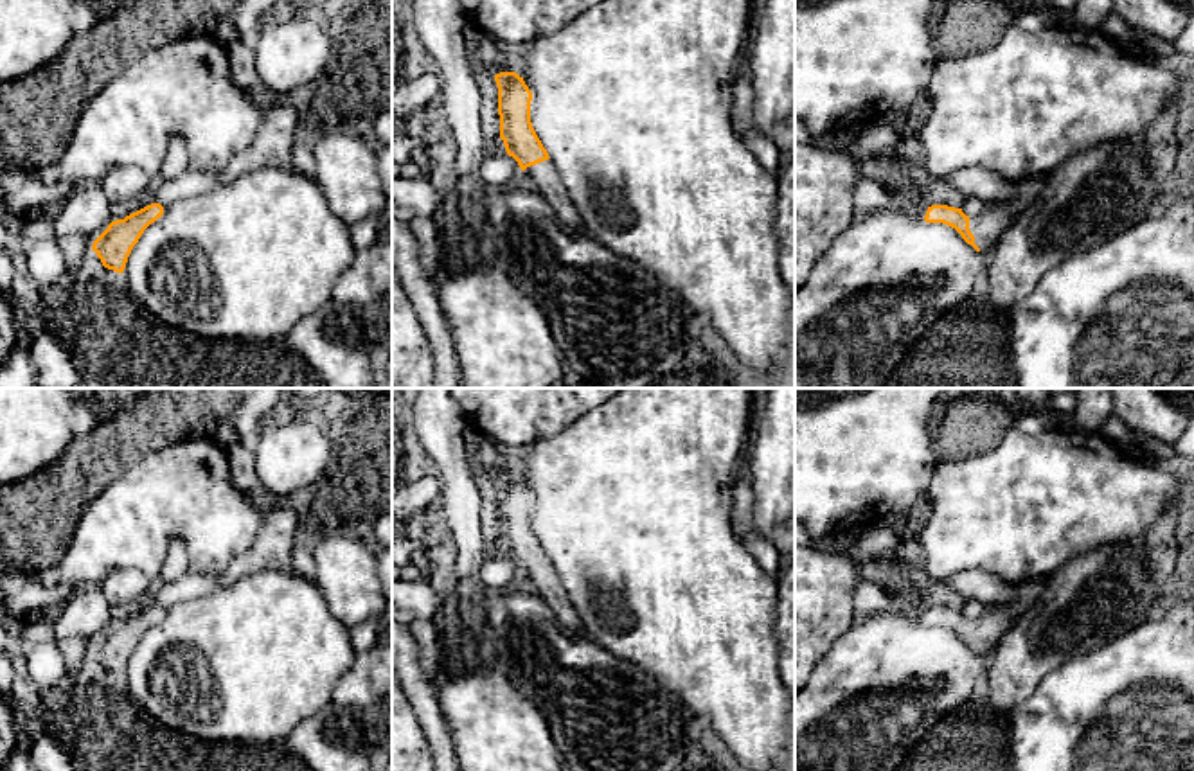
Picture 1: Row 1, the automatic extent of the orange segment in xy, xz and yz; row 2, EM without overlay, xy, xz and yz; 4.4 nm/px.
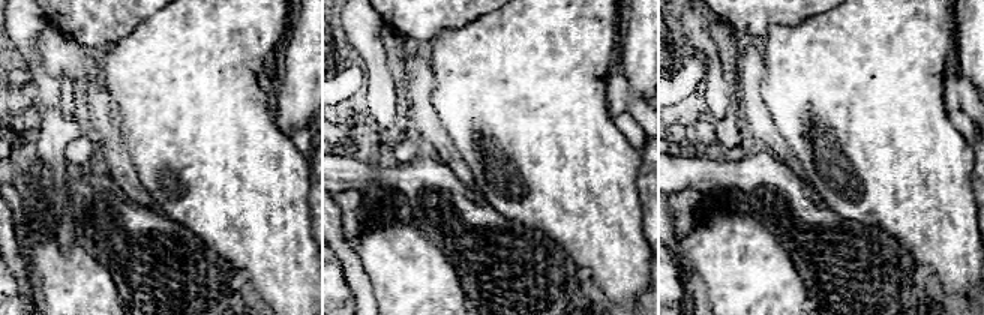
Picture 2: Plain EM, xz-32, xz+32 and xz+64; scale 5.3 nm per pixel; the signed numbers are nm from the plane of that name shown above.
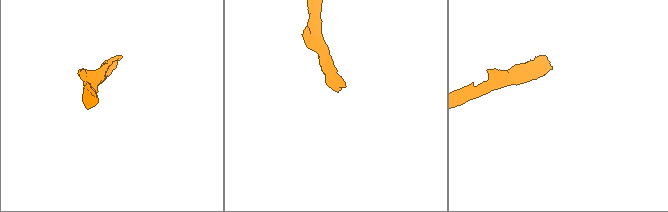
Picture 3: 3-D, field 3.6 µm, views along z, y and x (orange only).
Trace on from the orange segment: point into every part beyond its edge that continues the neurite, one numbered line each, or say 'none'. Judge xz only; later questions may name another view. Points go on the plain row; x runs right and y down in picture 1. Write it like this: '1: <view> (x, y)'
1: xz (543, 579)

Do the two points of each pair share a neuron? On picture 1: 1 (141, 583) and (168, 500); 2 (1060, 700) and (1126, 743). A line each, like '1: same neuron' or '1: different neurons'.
1: different neurons
2: same neuron

